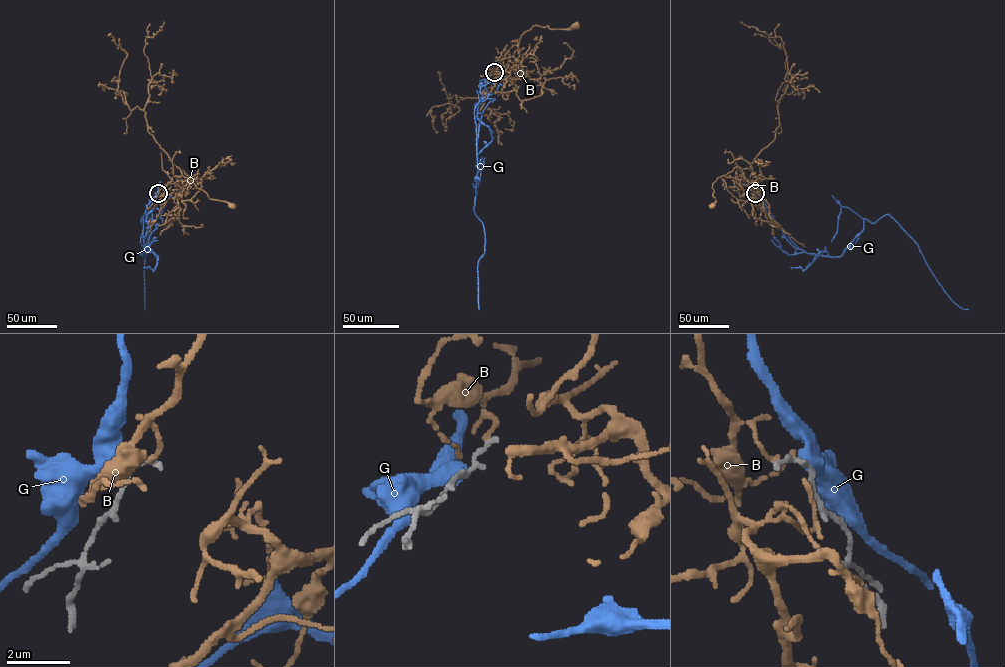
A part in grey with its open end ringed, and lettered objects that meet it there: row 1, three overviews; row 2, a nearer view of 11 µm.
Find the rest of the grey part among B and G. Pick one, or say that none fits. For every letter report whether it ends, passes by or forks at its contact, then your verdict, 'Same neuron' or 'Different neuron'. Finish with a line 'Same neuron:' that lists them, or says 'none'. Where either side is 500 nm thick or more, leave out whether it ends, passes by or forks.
B: It ends there. Different neuron
G: It passes by. Different neuron
Same neuron: none

